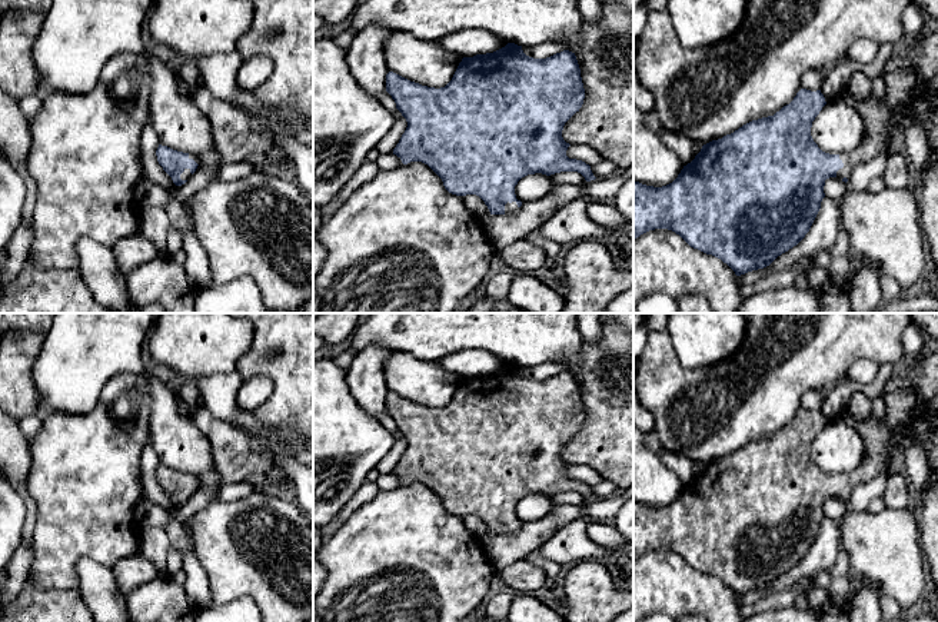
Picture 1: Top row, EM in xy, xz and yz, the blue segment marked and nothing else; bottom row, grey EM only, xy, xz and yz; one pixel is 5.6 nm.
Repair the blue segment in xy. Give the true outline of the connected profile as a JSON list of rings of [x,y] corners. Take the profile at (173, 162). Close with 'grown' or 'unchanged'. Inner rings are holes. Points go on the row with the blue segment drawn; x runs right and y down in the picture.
[[[162,144],[156,150],[156,156],[159,164],[176,186],[184,184],[199,166],[199,157],[196,154],[177,152]]] | grown

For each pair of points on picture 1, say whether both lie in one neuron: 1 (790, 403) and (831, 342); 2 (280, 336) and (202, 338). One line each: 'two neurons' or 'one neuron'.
1: one neuron
2: two neurons

